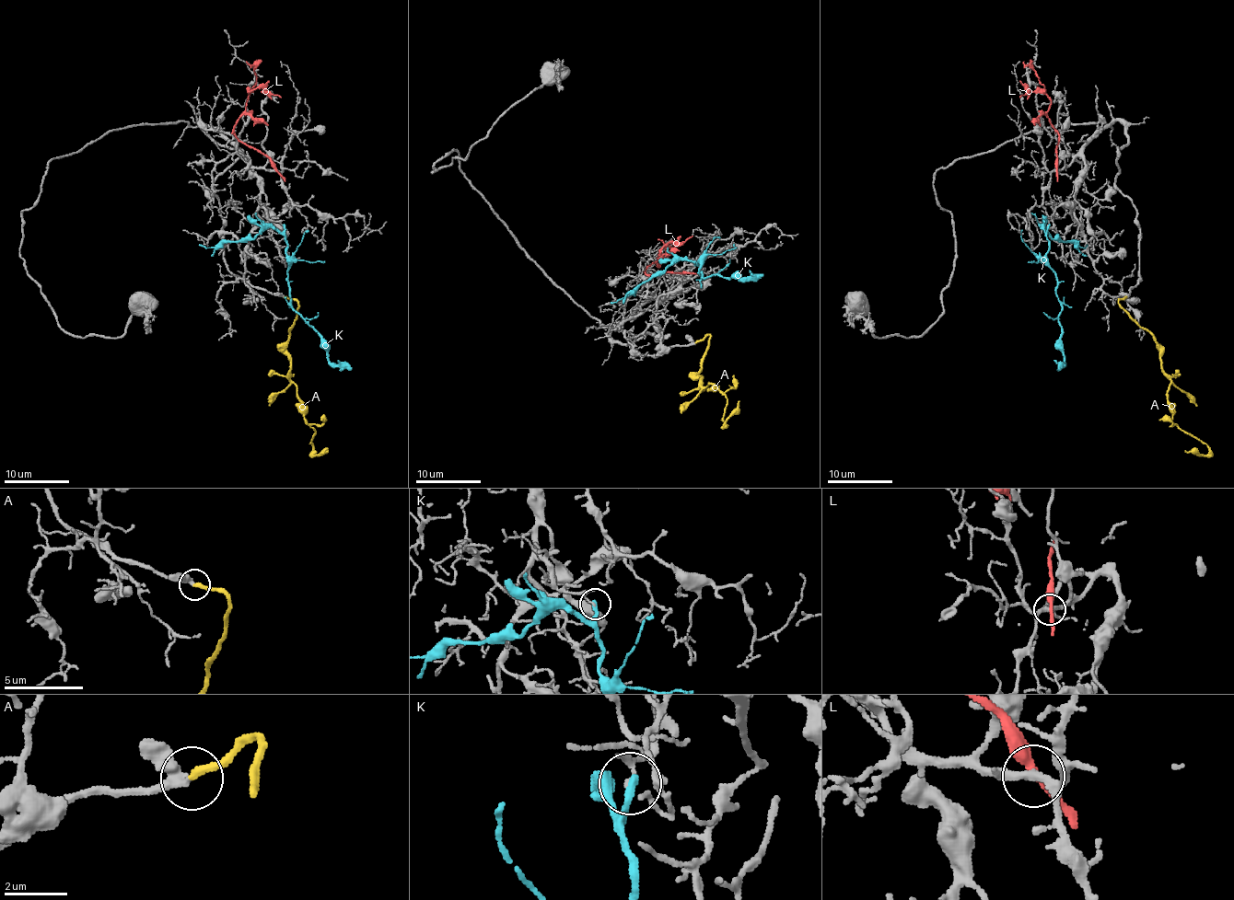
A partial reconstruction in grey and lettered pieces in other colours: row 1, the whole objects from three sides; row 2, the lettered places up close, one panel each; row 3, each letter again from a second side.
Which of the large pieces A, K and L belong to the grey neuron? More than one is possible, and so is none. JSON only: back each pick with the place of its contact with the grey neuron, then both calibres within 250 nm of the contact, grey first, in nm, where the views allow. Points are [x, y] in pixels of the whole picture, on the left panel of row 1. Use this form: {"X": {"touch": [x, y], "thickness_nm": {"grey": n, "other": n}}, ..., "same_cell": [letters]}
{"A": {"touch": [284, 297], "thickness_nm": {"grey": 280, "other": 260}}, "same_cell": ["A"]}

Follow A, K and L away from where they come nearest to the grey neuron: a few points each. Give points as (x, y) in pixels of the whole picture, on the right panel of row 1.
A: (1127, 296), (1119, 305), (1153, 337), (1161, 371), (1170, 381), (1172, 421), (1208, 447), (1204, 455), (1185, 450)
K: (1048, 225), (1046, 264), (1055, 275), (1055, 296), (1061, 306), (1064, 358), (1057, 369)
L: (1055, 170), (1059, 136), (1048, 117), (1051, 100), (1041, 92), (1027, 87), (1020, 98)

